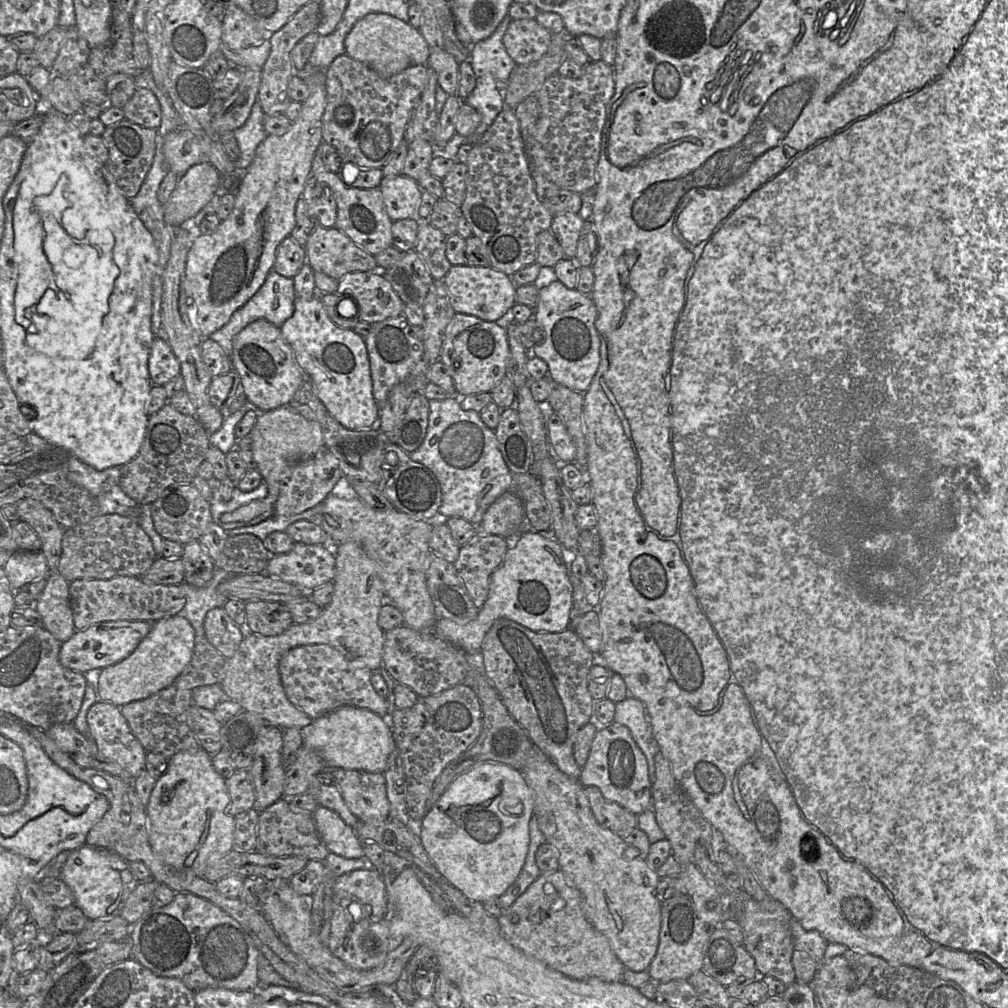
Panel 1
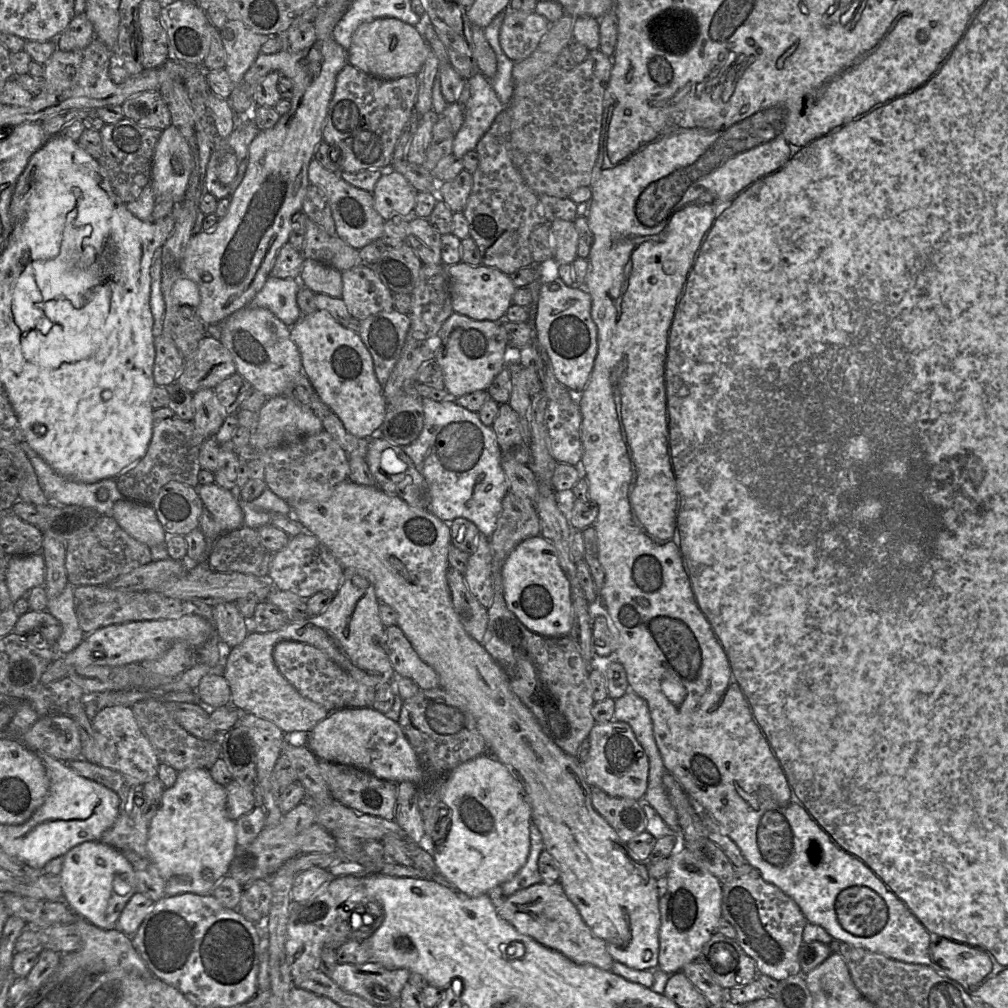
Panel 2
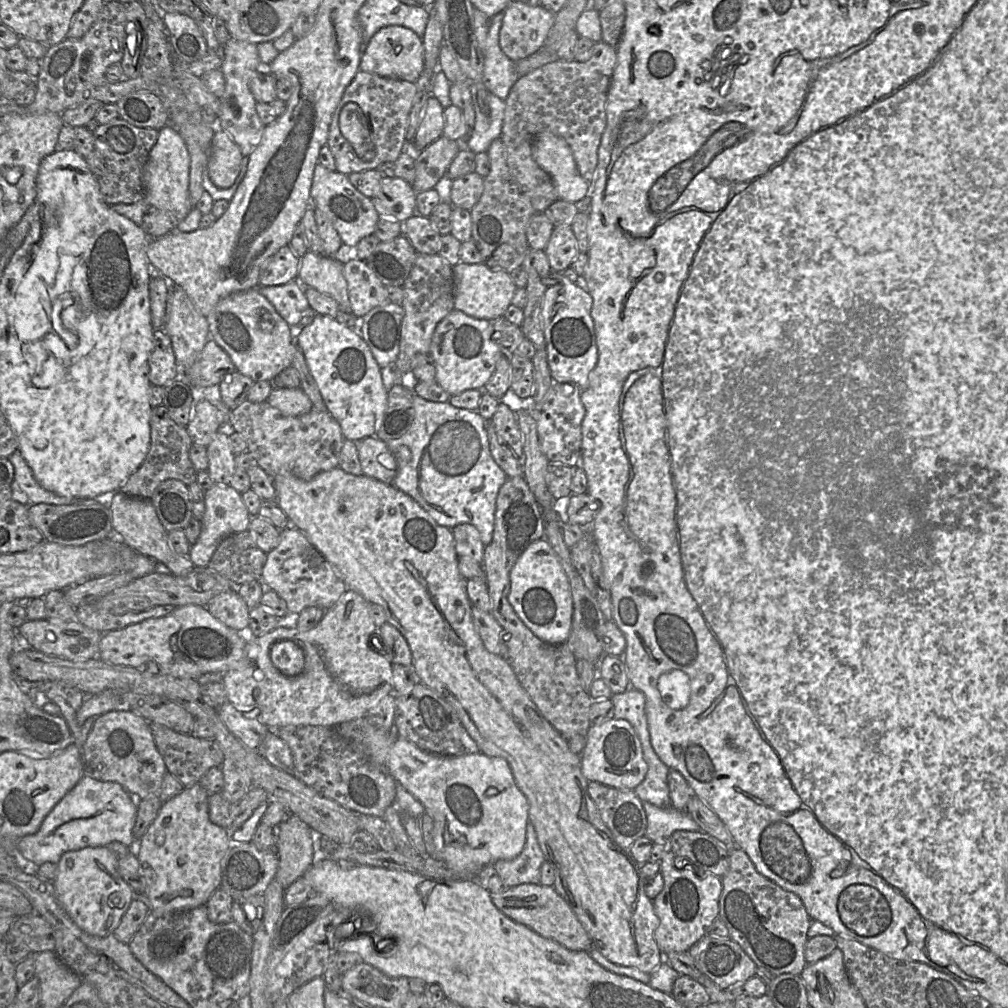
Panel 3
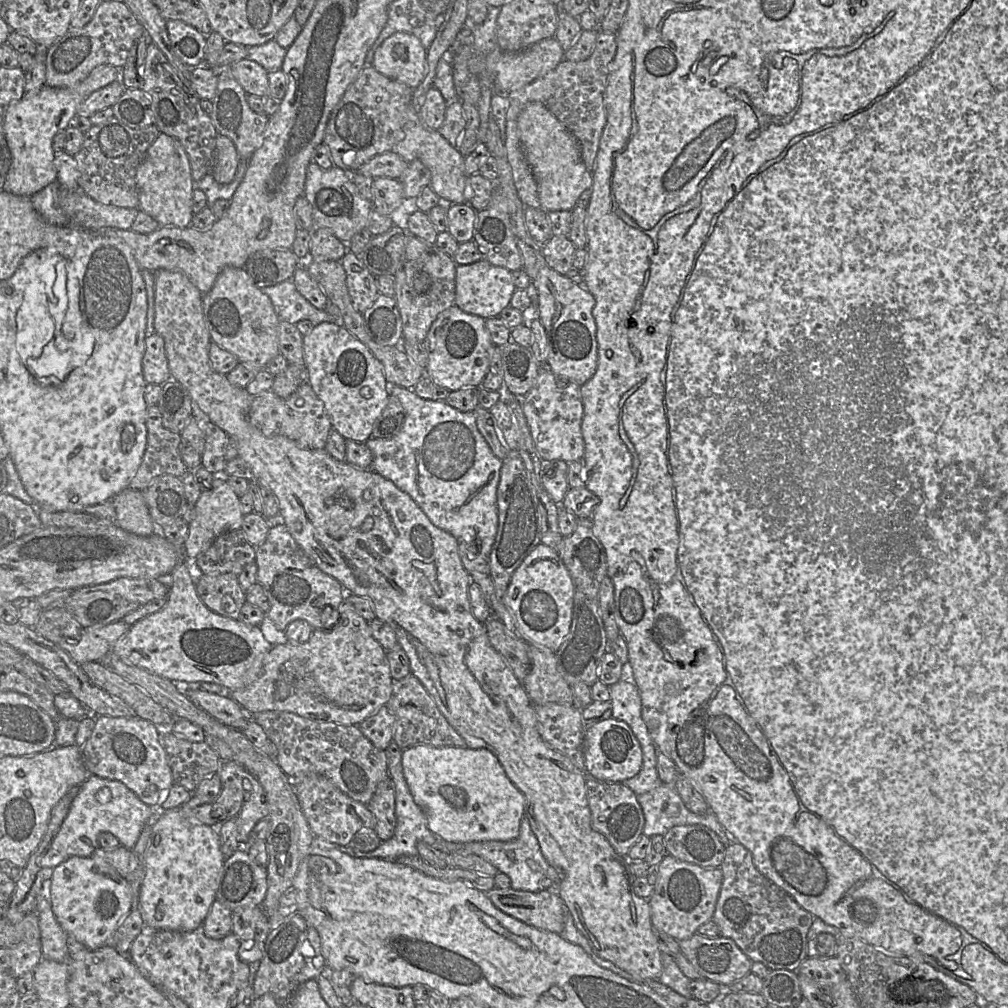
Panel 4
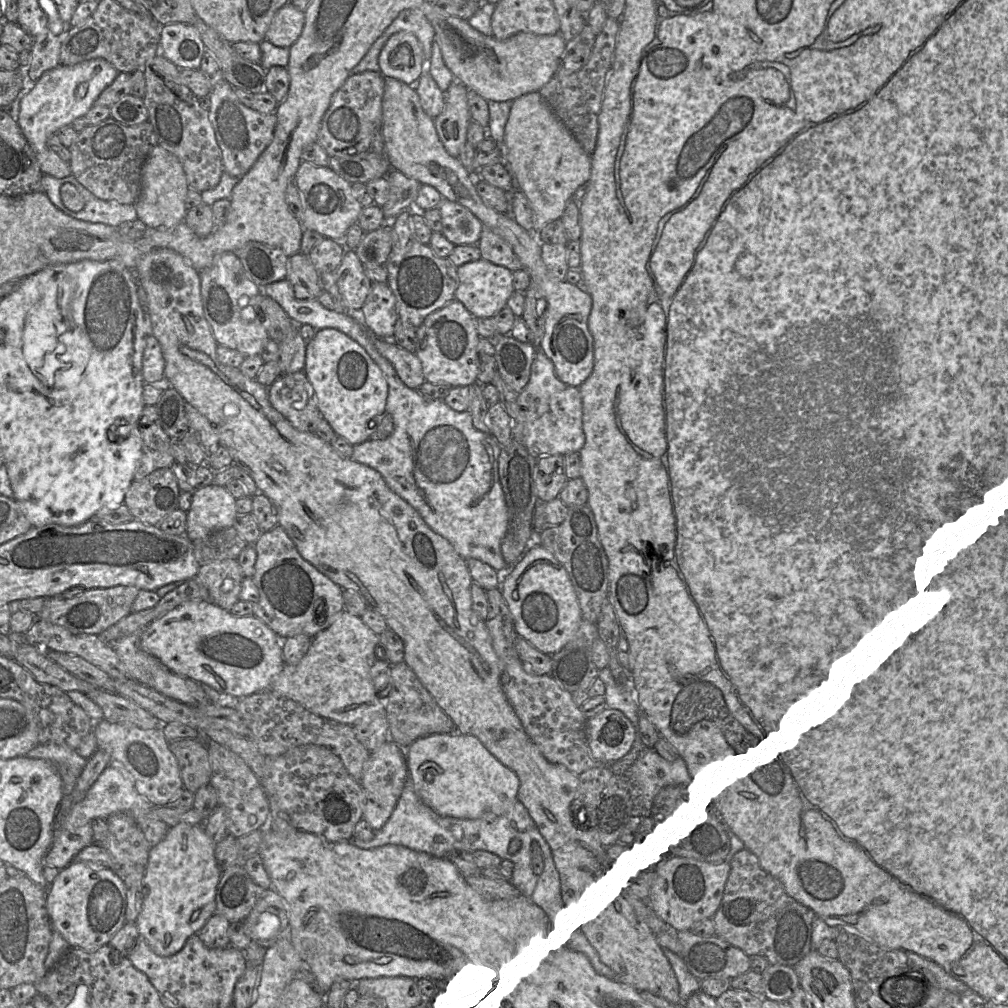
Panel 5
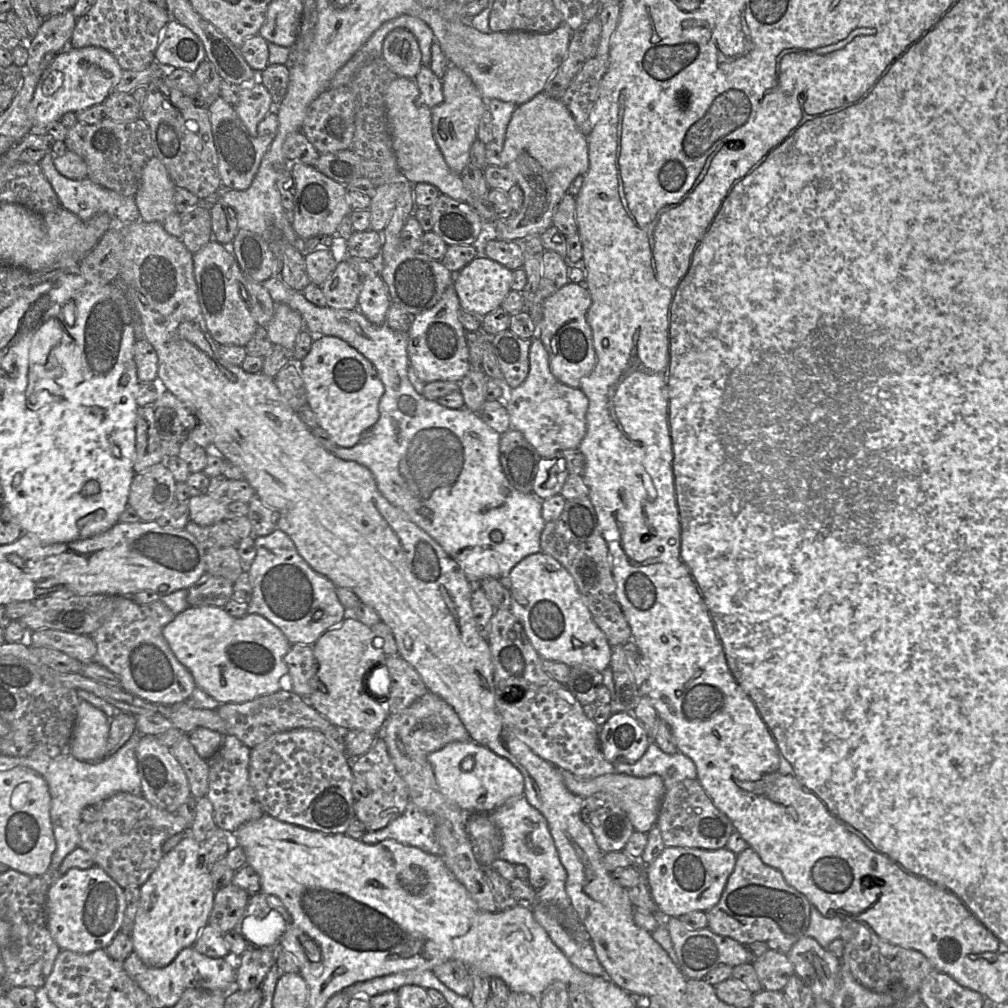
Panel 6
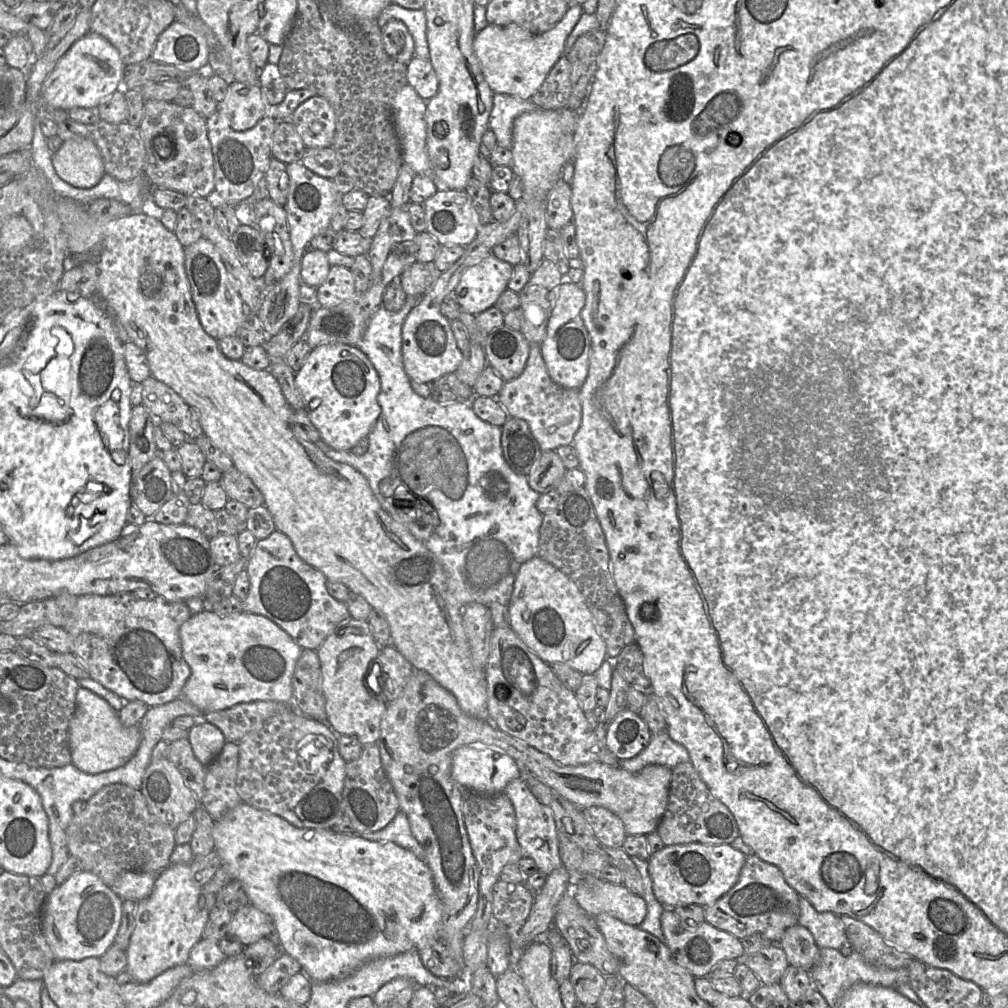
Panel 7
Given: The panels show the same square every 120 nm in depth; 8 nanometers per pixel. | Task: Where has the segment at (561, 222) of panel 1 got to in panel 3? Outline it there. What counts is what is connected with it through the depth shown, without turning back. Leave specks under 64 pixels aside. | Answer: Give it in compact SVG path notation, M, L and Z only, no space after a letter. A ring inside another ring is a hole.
M554 226L544 252L554 272L563 272L570 267L572 261L579 253L571 226Z

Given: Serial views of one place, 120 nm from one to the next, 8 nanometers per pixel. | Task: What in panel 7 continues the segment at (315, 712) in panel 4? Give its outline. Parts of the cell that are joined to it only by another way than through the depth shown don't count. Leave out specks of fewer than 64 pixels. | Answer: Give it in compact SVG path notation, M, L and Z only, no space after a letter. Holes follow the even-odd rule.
M350 617L339 624L316 650L322 674L322 689L326 700L326 724L341 735L356 736L365 747L378 744L381 720L387 703L370 693L365 676L380 652L366 620Z

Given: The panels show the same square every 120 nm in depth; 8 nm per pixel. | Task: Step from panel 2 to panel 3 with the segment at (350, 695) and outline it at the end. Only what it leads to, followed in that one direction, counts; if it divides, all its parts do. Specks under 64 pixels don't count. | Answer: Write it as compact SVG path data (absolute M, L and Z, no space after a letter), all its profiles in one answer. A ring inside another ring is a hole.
M292 640L275 642L270 648L270 657L273 665L286 676L297 676L304 670L304 651Z

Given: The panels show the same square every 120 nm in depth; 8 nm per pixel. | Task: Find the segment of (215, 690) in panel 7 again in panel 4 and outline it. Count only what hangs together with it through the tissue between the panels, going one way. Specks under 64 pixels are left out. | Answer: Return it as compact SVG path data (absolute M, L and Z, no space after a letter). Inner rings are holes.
M183 559L171 572L173 585L166 606L133 625L114 644L112 653L125 663L142 668L175 684L212 682L230 691L254 683L262 675L263 661L272 645L265 639L260 626L250 626L239 619L221 616L211 611L200 599L191 561Z

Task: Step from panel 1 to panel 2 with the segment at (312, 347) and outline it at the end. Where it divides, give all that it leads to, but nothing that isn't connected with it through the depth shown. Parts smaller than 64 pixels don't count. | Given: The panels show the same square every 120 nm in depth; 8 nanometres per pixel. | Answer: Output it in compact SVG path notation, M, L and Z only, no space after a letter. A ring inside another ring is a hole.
M317 310L311 315L302 316L299 321L290 327L290 337L299 351L302 373L309 379L322 402L340 419L346 431L357 438L381 437L376 436L376 434L383 423L387 403L383 387L375 375L372 356L359 334L343 327L327 312Z

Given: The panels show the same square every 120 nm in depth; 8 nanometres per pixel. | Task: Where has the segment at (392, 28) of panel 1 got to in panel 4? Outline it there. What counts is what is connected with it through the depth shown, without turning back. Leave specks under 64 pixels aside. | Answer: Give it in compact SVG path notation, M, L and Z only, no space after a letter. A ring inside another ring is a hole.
M396 32L376 50L372 67L415 89L426 76L427 51L413 34Z

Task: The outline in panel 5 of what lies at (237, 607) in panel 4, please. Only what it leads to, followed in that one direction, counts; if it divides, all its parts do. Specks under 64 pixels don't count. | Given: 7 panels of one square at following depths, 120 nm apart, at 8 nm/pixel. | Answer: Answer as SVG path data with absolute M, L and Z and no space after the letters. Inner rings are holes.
M238 559L201 565L196 575L207 589L210 602L225 610L230 610L239 601L243 578Z

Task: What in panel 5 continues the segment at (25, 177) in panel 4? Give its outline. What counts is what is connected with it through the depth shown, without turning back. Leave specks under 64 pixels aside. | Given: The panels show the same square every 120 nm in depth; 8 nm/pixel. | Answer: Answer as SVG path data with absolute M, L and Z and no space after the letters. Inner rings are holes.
M102 58L87 60L74 66L58 65L45 72L34 84L28 83L27 90L20 97L20 110L17 123L25 138L33 149L40 170L43 174L55 178L64 178L71 175L70 162L62 160L56 152L47 146L47 139L55 134L60 128L70 125L75 119L84 117L85 114L95 105L95 101L101 92L108 87L118 76L119 71L108 61Z

